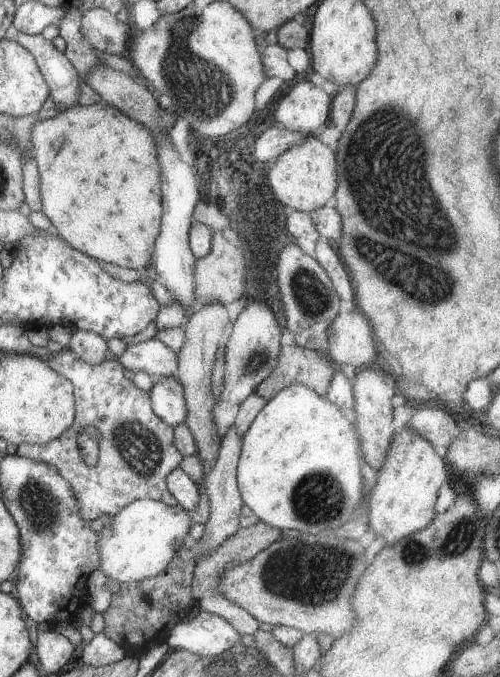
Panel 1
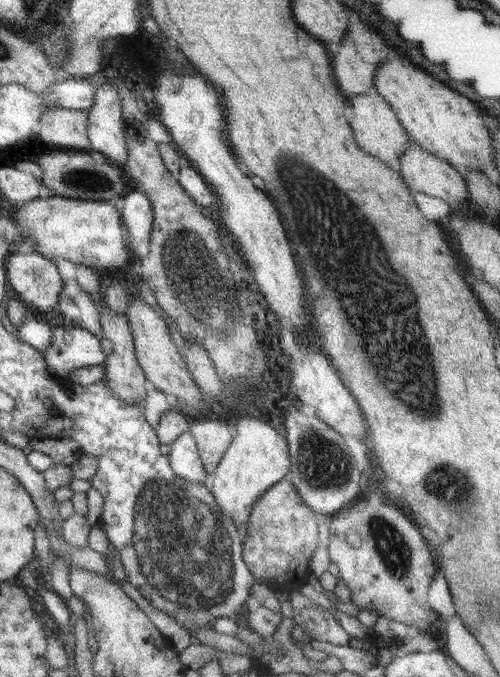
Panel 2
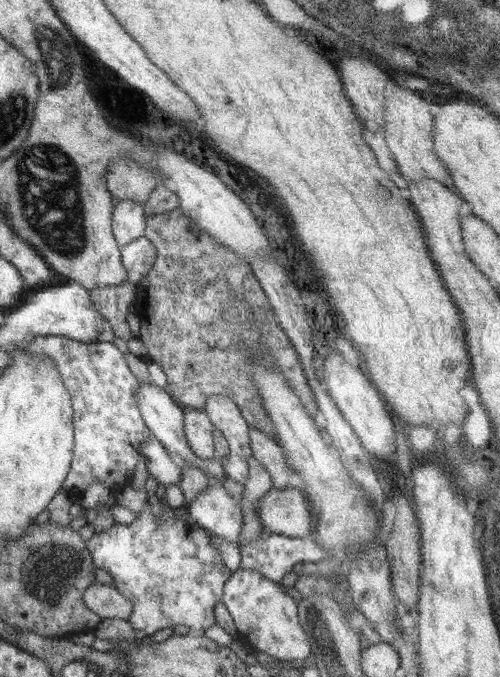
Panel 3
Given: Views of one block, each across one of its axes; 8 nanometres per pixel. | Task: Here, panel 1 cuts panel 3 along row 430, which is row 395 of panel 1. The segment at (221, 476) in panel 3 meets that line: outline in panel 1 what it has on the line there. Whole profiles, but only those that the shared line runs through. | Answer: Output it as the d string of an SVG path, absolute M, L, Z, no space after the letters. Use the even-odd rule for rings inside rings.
M163 377L149 392L153 411L167 425L185 424L187 408L182 383L172 377Z

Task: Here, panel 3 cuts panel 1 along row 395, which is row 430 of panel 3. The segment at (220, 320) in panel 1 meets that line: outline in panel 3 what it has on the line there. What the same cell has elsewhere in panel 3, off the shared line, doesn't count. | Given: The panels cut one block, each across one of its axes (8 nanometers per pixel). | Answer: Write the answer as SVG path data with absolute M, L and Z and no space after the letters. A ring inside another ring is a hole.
M187 407L183 420L184 434L188 444L200 459L214 459L214 440L212 432L215 429L208 413Z

